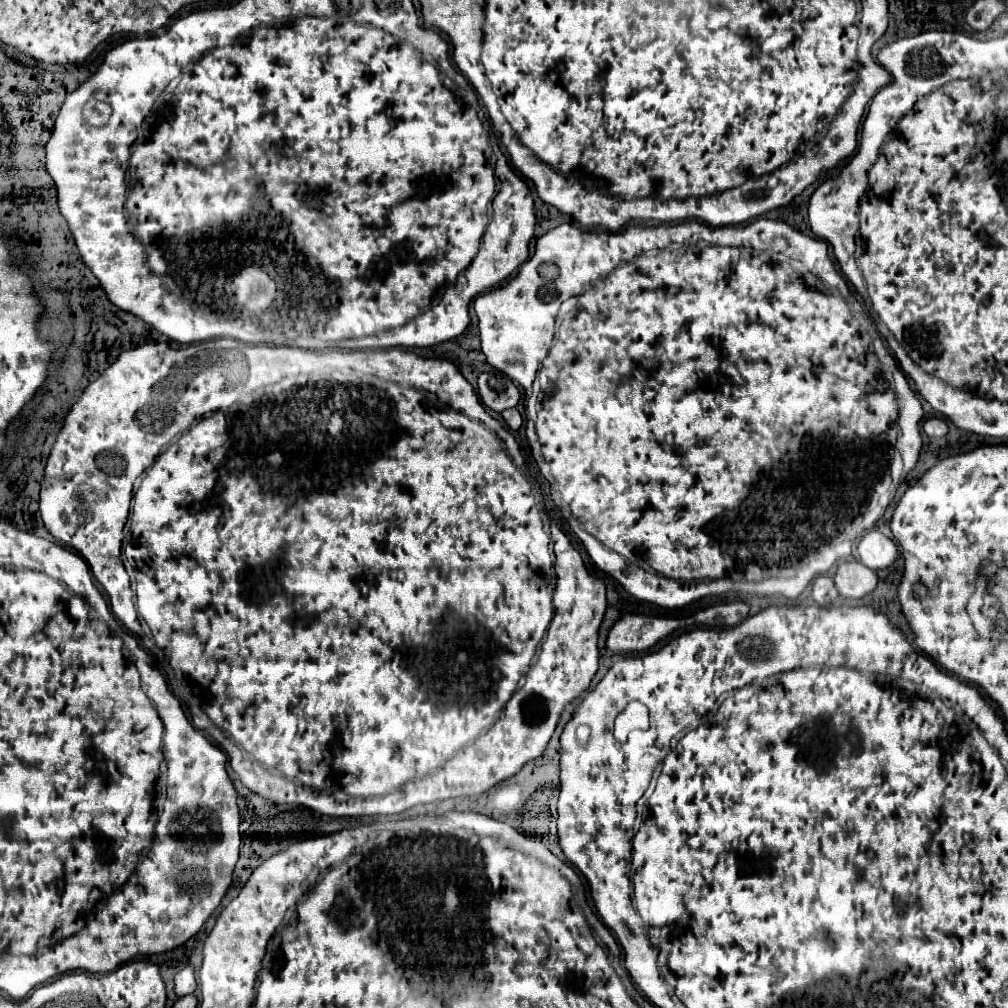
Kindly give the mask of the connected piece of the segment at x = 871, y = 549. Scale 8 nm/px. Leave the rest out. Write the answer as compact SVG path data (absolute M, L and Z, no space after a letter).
M871 531L861 539L857 553L859 553L863 565L867 565L873 571L891 567L899 557L897 545L889 537L881 535L877 531Z

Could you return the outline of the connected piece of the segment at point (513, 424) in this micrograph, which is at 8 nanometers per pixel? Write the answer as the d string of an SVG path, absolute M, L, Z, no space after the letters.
M515 407L513 409L505 409L501 415L503 415L505 423L509 425L509 429L513 429L513 431L517 431L521 427L521 423L523 423L523 419L521 419L521 415L519 415L519 411Z

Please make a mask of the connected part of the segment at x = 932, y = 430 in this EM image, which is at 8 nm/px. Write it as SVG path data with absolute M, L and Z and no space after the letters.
M931 417L931 419L927 419L927 421L923 423L923 431L925 431L929 437L943 437L943 435L947 435L949 427L947 427L947 423L945 423L943 419Z

